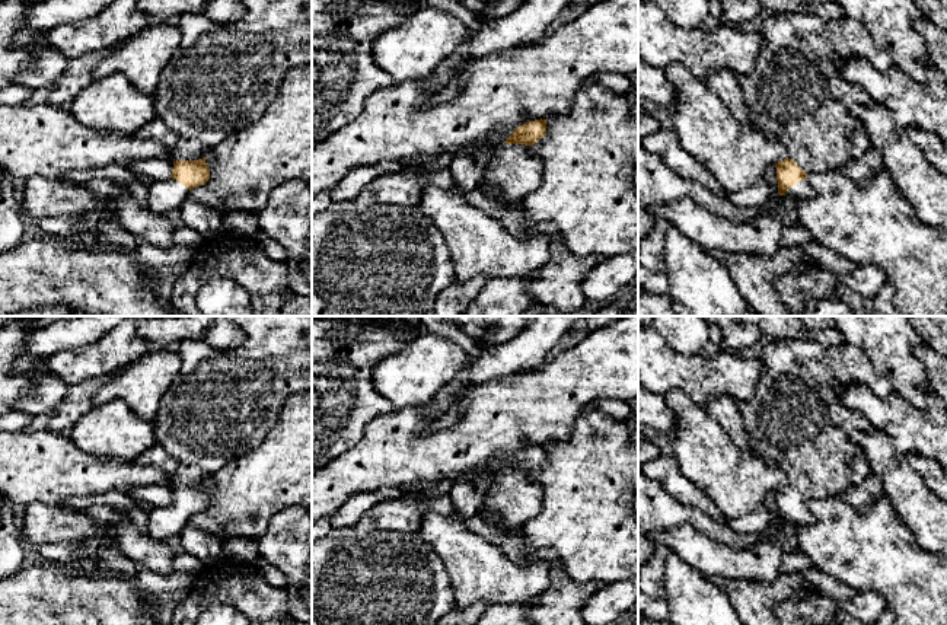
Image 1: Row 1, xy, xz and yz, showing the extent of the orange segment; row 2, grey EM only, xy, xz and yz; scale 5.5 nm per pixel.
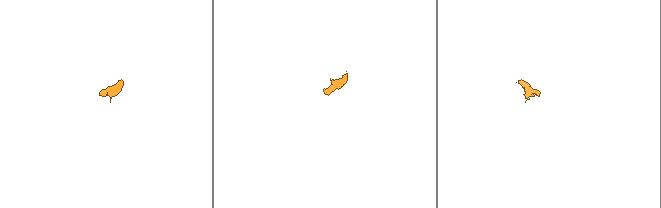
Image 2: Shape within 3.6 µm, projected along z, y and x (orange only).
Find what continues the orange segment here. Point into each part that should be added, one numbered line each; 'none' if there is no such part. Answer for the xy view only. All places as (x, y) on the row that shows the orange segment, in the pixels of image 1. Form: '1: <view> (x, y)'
1: xy (222, 77)
2: xy (163, 195)

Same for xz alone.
1: xz (513, 169)

